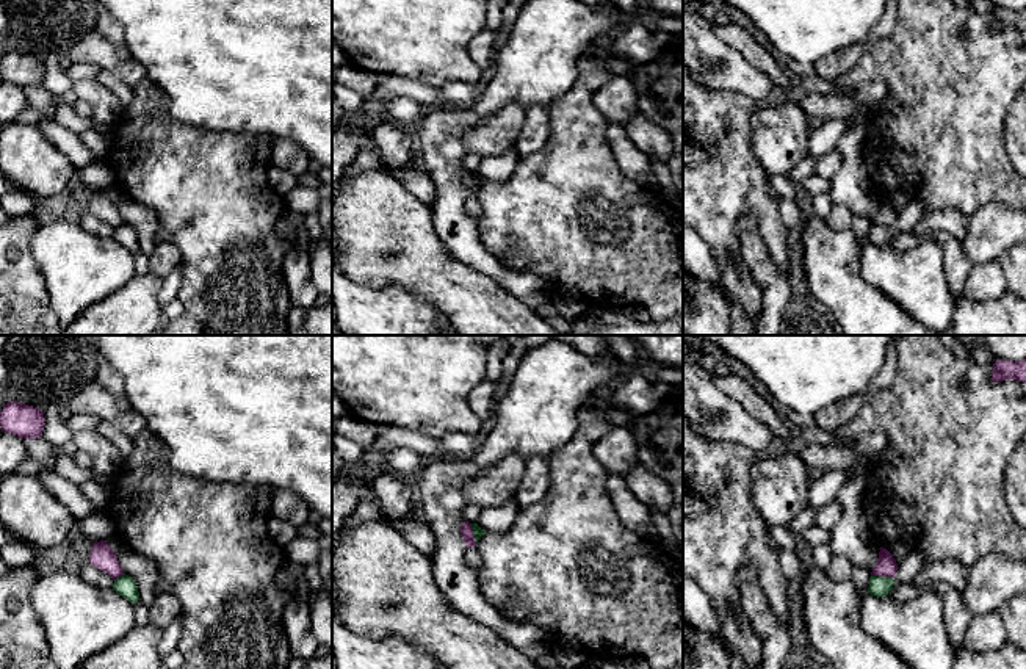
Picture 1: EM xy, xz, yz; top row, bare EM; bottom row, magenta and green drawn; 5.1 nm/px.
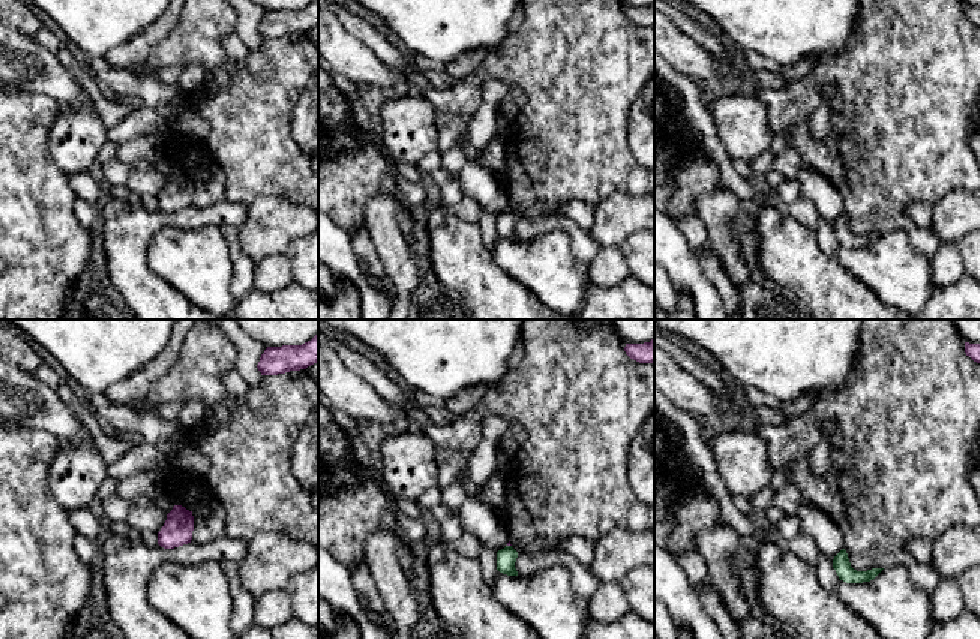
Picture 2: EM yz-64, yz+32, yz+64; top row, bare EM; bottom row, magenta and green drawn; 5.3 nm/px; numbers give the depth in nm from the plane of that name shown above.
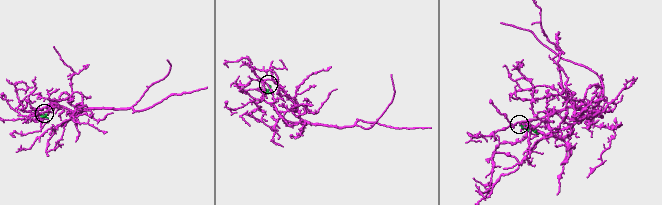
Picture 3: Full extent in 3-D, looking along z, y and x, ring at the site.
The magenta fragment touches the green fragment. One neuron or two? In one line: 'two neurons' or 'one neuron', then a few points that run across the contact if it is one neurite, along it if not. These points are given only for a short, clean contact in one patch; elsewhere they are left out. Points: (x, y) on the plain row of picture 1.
two neurons; line yz (871, 223), (892, 227)

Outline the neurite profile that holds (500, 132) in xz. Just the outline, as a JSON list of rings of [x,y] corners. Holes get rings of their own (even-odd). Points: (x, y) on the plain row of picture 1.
[[[509,103],[482,121],[481,128],[467,132],[462,138],[470,155],[501,155],[517,150],[518,136],[525,122],[525,110]]]

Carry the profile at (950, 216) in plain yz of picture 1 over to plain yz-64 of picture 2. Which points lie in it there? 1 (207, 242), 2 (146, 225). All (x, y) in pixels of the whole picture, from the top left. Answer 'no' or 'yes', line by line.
1: no
2: yes

